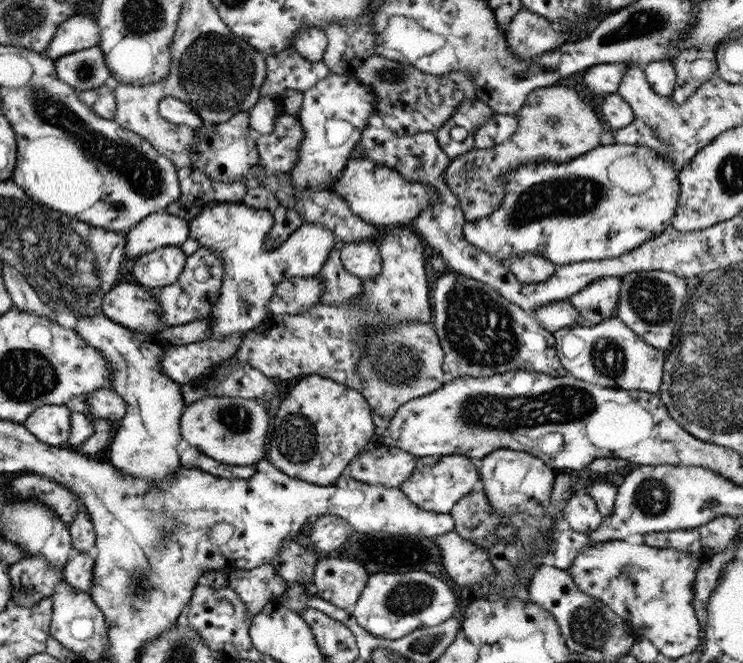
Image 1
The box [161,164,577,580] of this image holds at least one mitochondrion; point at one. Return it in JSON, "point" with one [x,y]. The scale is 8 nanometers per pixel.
{"point":[480,330]}

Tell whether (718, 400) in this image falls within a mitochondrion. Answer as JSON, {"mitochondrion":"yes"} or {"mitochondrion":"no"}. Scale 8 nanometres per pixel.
{"mitochondrion":"yes"}

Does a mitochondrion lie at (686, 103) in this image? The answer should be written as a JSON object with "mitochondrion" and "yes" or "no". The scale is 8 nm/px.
{"mitochondrion":"no"}

